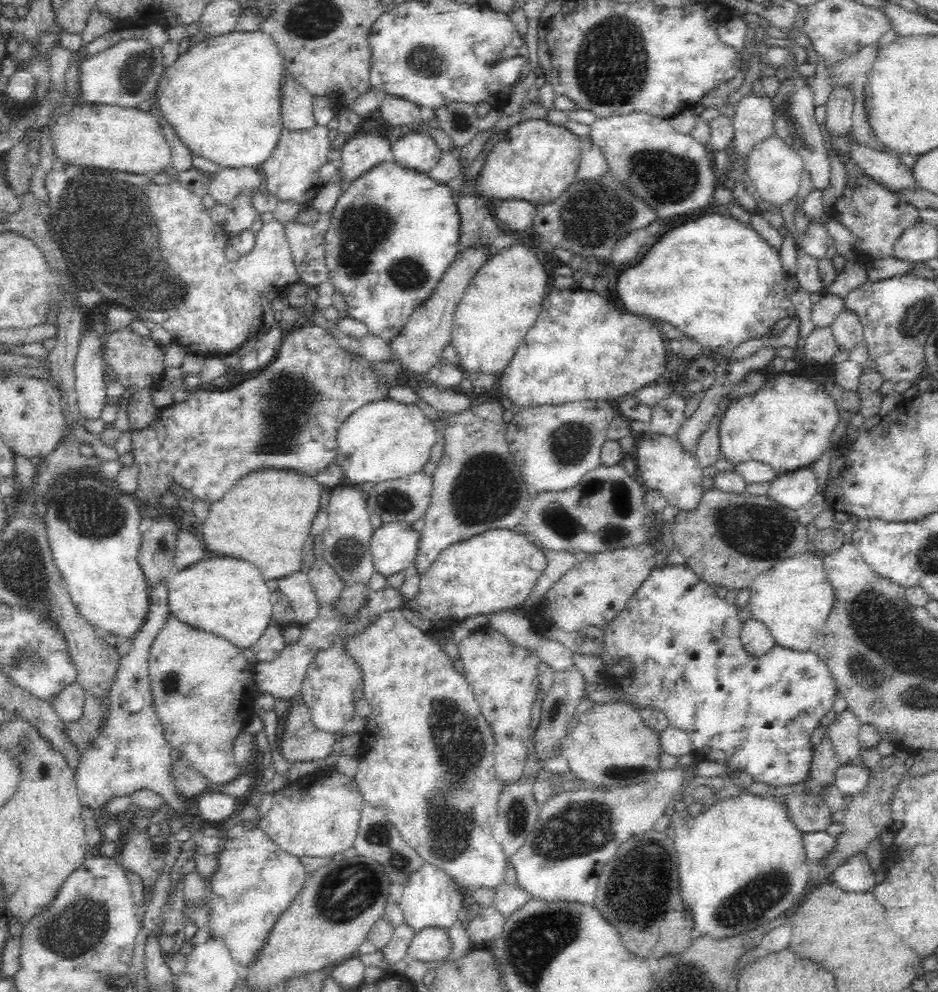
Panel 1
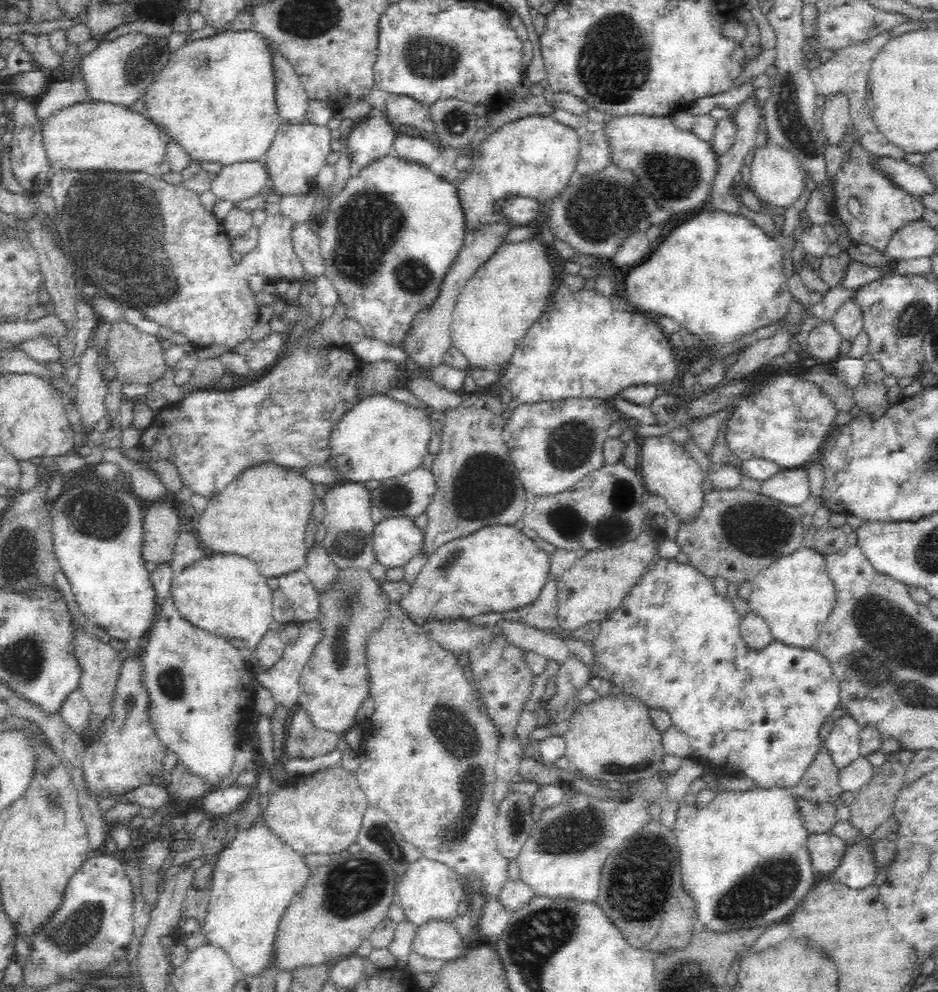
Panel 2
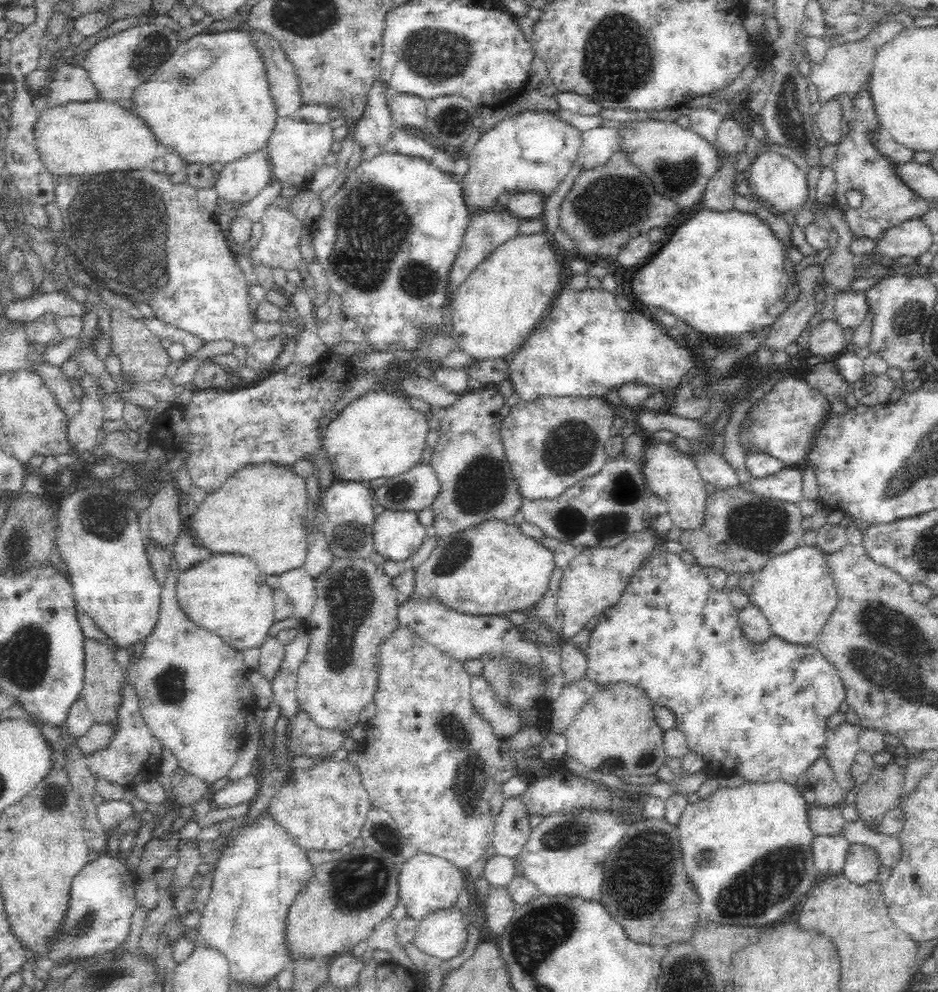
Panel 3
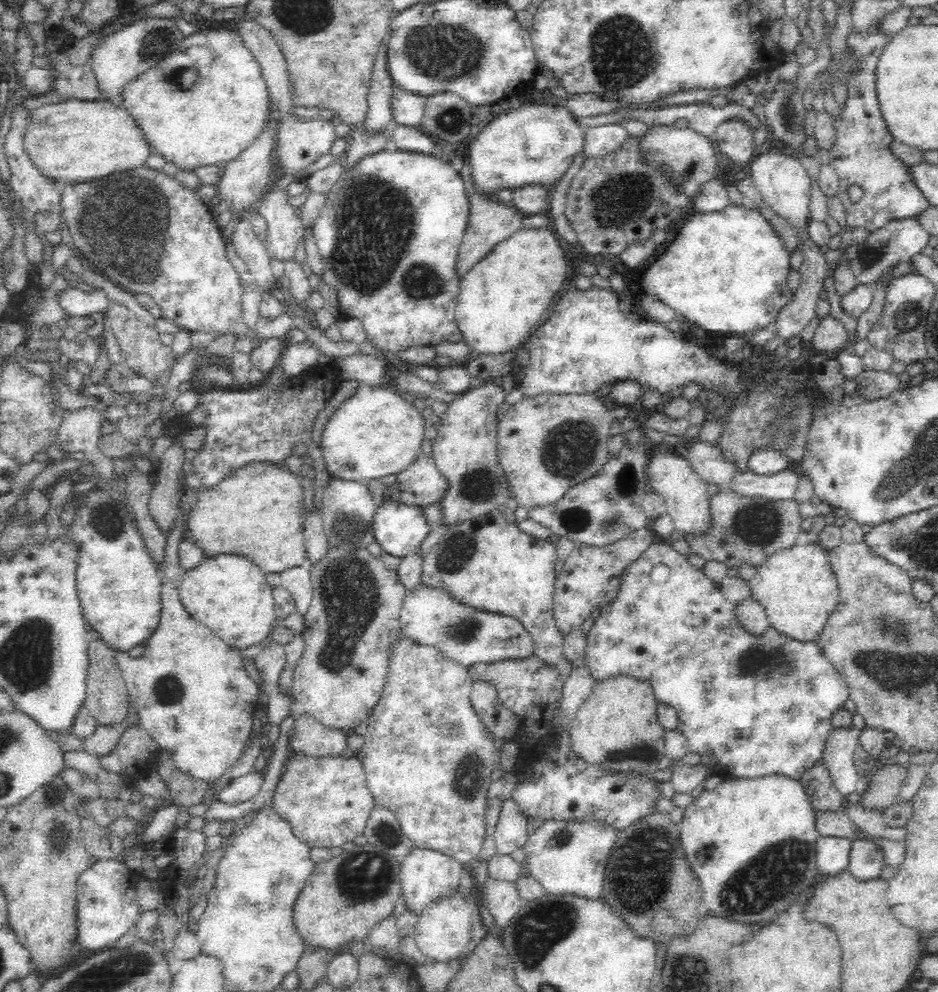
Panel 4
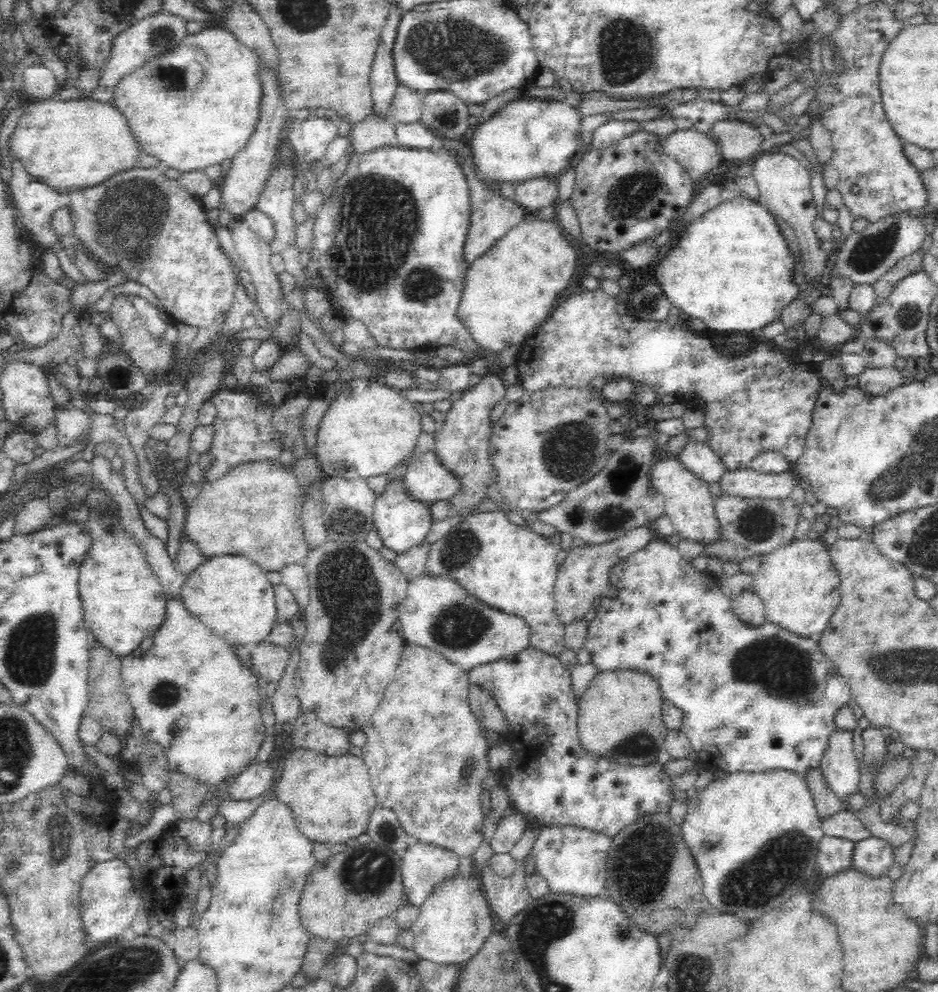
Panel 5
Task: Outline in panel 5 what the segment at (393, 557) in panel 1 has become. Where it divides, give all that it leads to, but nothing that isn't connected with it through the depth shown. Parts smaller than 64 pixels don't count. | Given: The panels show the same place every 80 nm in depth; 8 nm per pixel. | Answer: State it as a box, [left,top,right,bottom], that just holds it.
[373,476,433,553]

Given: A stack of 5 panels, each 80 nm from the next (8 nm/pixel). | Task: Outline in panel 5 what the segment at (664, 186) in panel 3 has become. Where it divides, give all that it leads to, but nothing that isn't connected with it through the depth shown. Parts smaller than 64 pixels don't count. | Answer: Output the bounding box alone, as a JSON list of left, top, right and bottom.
[662,128,724,188]

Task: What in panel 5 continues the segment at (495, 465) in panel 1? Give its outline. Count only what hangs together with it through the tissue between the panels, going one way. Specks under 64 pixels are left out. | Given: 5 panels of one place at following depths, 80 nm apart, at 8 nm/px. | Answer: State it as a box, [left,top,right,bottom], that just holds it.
[434,371,506,515]

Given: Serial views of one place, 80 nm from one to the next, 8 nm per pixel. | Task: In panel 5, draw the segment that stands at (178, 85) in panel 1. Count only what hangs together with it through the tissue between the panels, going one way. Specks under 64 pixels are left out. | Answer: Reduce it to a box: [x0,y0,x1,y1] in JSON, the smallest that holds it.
[110,27,261,173]

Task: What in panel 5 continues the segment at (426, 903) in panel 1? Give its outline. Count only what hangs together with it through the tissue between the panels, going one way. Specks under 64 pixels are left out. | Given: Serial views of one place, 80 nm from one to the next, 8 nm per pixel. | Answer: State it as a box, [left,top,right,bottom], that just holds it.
[401,840,459,907]

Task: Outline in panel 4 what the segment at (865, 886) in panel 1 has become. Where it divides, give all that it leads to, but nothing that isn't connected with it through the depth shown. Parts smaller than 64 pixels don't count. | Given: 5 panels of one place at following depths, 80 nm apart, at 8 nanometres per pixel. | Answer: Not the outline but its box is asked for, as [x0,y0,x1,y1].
[848,839,886,879]

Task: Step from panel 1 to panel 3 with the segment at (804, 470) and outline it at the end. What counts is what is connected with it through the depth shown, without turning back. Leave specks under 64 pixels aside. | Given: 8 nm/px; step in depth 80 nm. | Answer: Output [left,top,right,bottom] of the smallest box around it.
[742,466,802,503]

